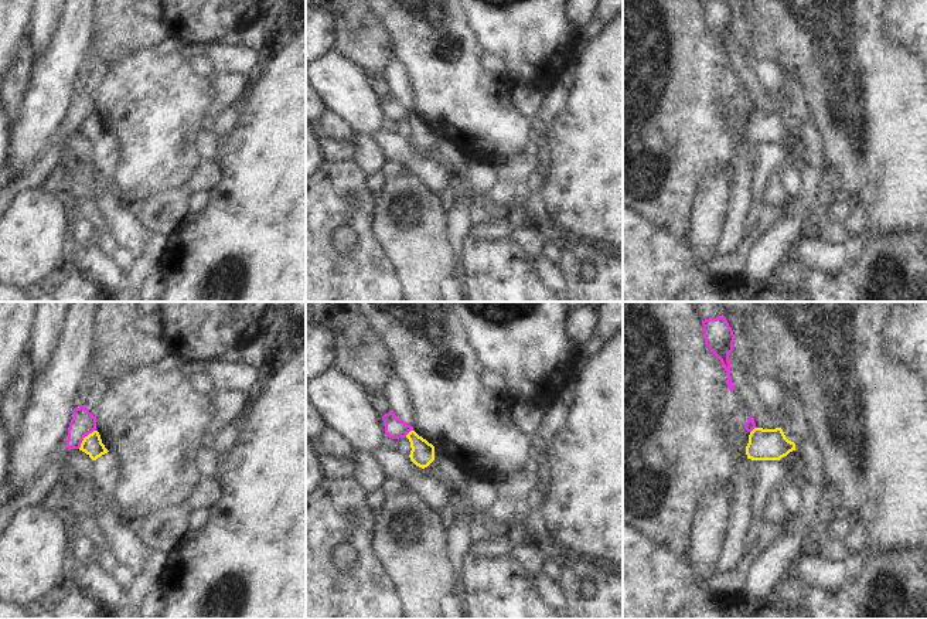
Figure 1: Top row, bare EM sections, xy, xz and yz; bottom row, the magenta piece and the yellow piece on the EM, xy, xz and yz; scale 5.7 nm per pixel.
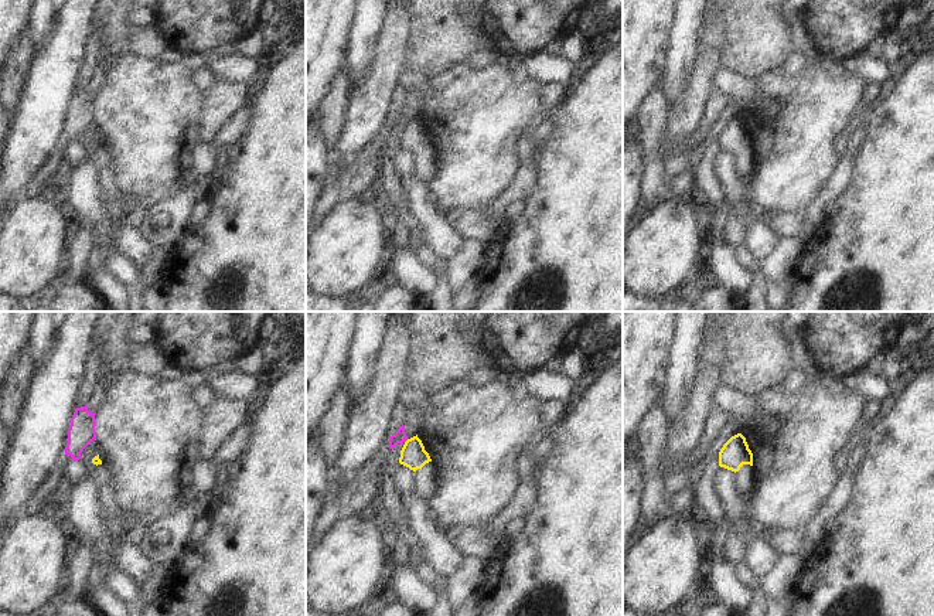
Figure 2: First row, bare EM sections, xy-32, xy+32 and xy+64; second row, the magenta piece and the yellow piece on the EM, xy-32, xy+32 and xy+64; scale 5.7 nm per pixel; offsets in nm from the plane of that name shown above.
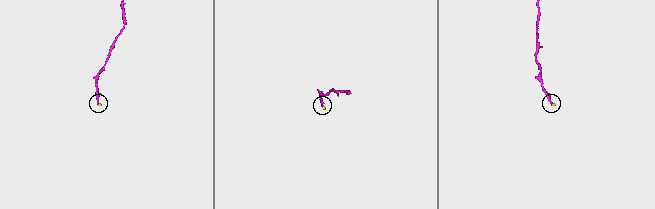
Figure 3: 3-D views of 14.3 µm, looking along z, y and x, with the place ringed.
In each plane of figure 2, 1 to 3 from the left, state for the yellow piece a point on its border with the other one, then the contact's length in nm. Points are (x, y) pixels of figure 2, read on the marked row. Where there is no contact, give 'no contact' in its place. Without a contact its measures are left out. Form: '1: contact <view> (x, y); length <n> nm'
1: no contact
2: no contact
3: no contact

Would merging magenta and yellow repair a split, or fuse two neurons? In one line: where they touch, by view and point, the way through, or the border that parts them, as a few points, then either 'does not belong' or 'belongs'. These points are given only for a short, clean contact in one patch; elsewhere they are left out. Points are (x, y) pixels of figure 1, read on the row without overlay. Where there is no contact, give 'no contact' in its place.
xy (84, 119) | along xy (95, 112), (84, 121), (78, 131) | does not belong

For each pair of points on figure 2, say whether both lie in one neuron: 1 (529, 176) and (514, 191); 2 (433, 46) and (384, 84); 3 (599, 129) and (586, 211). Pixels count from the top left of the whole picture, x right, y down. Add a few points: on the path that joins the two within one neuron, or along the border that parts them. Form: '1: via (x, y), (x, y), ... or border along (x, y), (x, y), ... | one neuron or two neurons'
1: via (525, 180), (518, 187) | one neuron
2: border along (413, 33), (406, 68) | two neurons
3: via (599, 149), (599, 191) | one neuron

